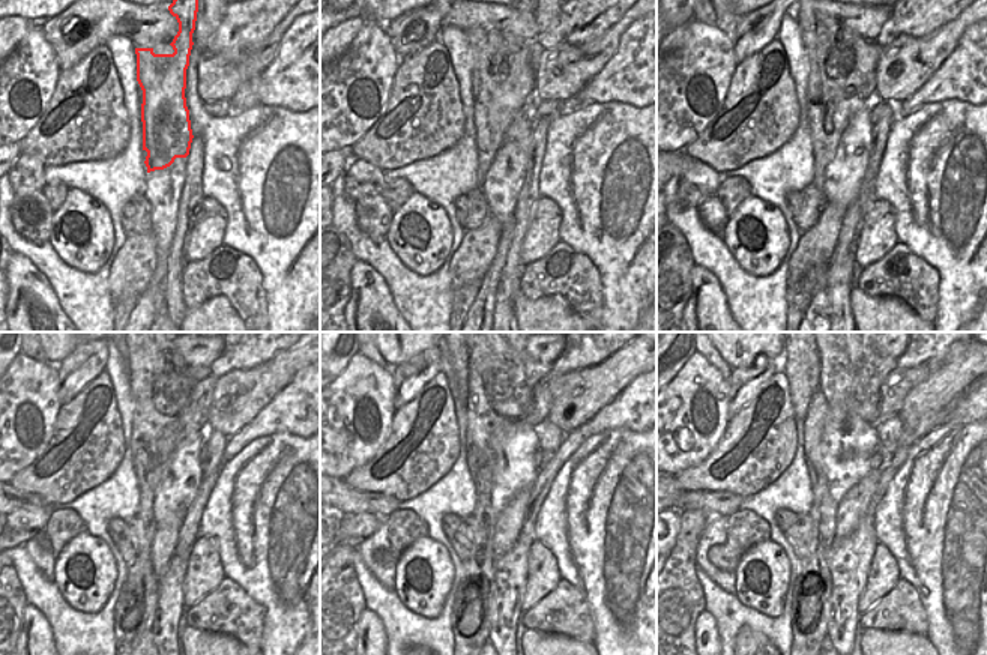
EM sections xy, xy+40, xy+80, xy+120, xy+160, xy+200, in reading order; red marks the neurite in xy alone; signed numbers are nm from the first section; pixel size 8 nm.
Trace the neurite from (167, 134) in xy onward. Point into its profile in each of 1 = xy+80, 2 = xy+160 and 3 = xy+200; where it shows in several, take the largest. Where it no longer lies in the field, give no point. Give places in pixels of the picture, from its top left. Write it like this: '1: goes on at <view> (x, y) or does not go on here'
1: goes on at xy+80 (843, 99)
2: goes on at xy+160 (504, 400)
3: goes on at xy+200 (845, 395)

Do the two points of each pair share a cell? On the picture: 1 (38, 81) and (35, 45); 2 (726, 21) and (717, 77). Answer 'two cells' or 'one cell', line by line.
1: one cell
2: two cells

